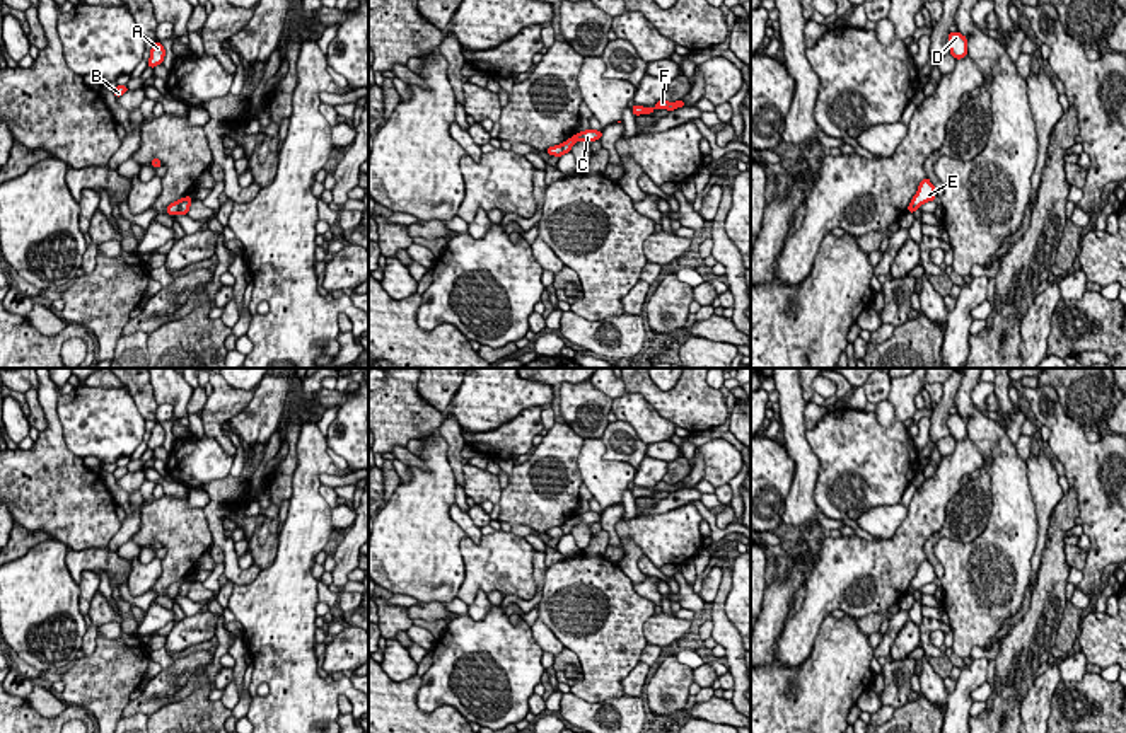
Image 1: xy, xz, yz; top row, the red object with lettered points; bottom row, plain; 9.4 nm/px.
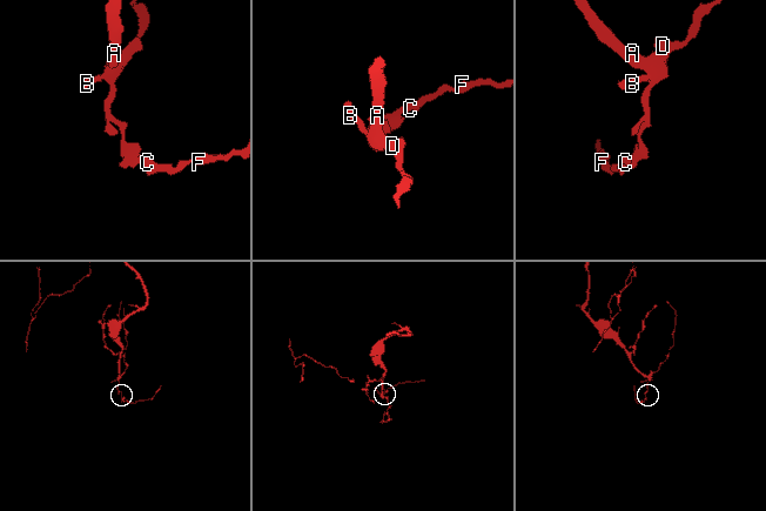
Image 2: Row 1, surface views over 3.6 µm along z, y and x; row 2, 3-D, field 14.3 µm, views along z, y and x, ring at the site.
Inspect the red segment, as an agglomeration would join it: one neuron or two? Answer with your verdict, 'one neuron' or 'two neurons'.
two neurons

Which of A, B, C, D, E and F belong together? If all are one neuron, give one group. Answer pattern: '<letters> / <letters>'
A B D E / C F

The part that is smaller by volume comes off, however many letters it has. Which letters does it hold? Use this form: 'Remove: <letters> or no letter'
Remove: C, F

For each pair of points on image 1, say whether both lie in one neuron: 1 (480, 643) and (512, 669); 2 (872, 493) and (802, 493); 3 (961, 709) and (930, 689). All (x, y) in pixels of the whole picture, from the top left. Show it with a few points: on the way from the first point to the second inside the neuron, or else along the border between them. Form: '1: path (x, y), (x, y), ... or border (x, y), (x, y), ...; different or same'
1: path (488, 650), (504, 665); same
2: border (814, 452), (818, 459), (814, 503), (818, 508); different
3: border (949, 694), (944, 711); different

